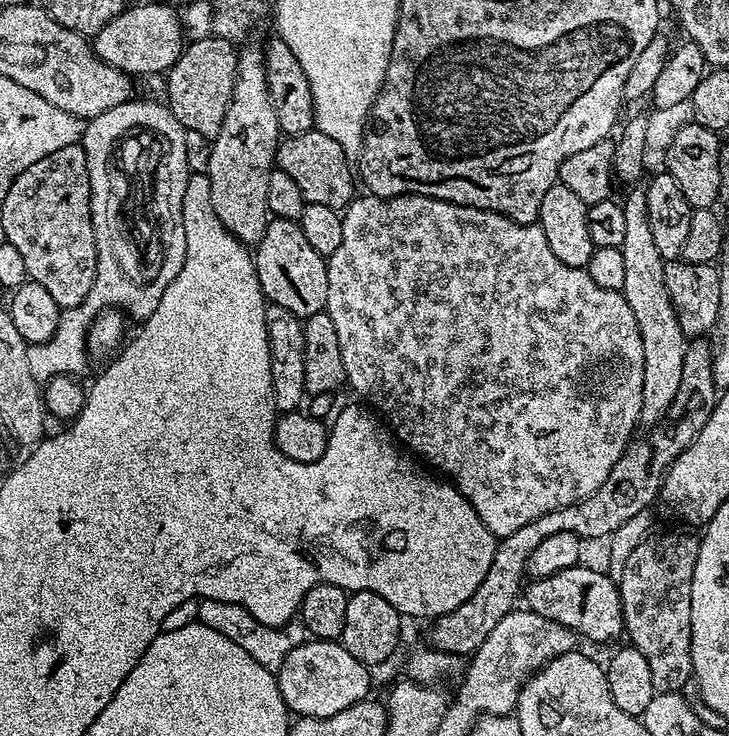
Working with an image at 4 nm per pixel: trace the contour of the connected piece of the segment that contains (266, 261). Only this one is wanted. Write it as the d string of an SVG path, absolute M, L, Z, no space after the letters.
M269 219L262 238L254 245L258 282L268 304L277 304L290 314L307 318L327 309L328 266L325 257L310 246L295 220Z

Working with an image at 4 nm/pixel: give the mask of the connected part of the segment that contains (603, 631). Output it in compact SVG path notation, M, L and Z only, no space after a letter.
M584 567L558 570L558 574L533 579L532 585L529 583L522 592L523 599L528 599L527 611L550 622L558 622L583 639L585 636L586 639L597 640L600 644L607 640L616 640L624 632L624 611L617 581L607 571L595 572L592 568Z

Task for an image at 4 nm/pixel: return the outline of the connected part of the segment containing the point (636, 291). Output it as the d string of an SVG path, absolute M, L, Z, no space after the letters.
M636 186L622 203L626 210L626 235L622 241L622 266L626 275L622 277L622 291L630 310L634 310L634 322L638 322L638 334L642 334L642 358L644 378L642 380L643 423L651 426L661 420L678 394L678 382L682 382L682 362L688 344L682 326L678 326L676 311L666 290L664 265L666 261L658 254L658 242L654 242L654 230L650 230L648 203L645 189Z

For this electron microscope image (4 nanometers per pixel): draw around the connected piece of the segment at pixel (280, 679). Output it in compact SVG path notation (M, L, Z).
M308 638L302 646L286 654L275 678L289 713L330 718L330 714L338 714L338 710L346 710L360 700L369 699L368 687L372 680L368 672L369 665L358 662L358 658L354 658L354 654L350 654L343 644L334 640Z

